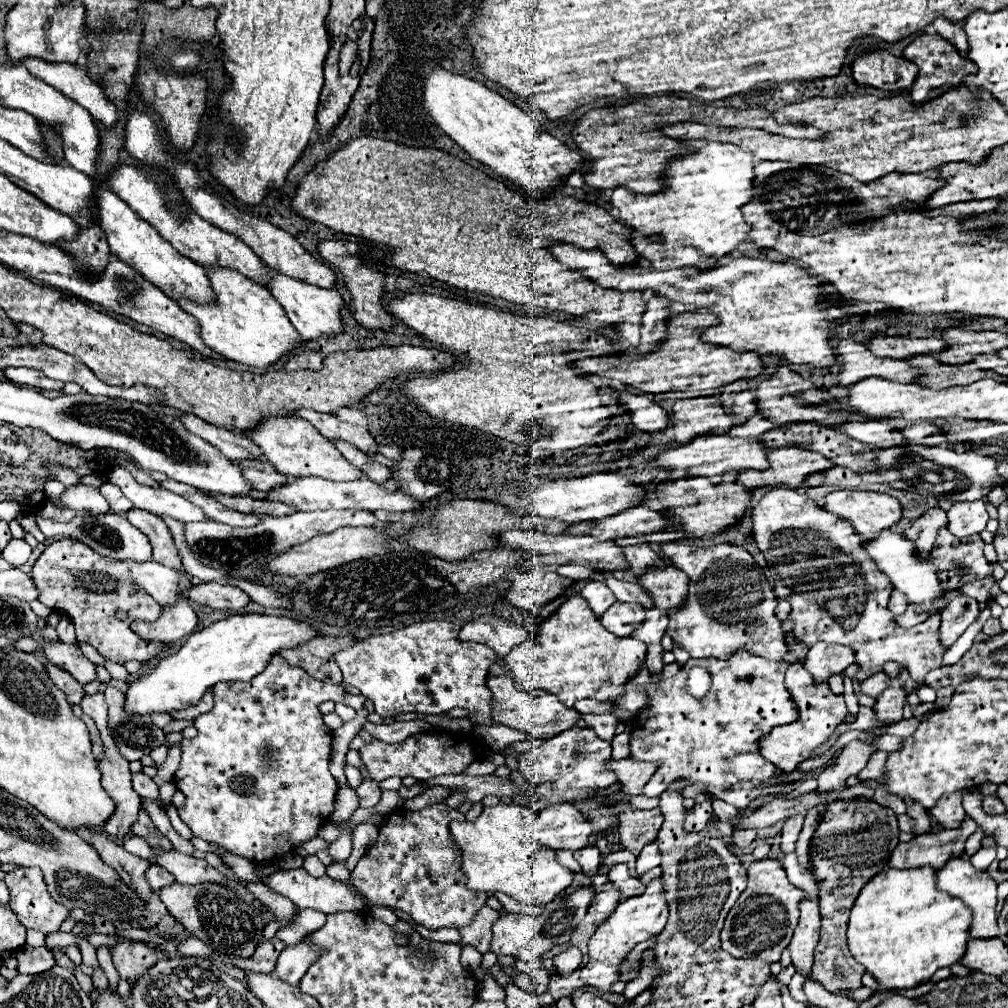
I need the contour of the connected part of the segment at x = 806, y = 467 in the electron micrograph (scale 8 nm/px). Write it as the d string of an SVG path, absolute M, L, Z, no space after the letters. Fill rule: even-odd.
M792 446L772 450L768 458L770 458L768 470L740 472L738 484L744 484L748 488L758 488L758 486L800 488L810 474L824 472L830 468L830 460L824 458L822 454Z

